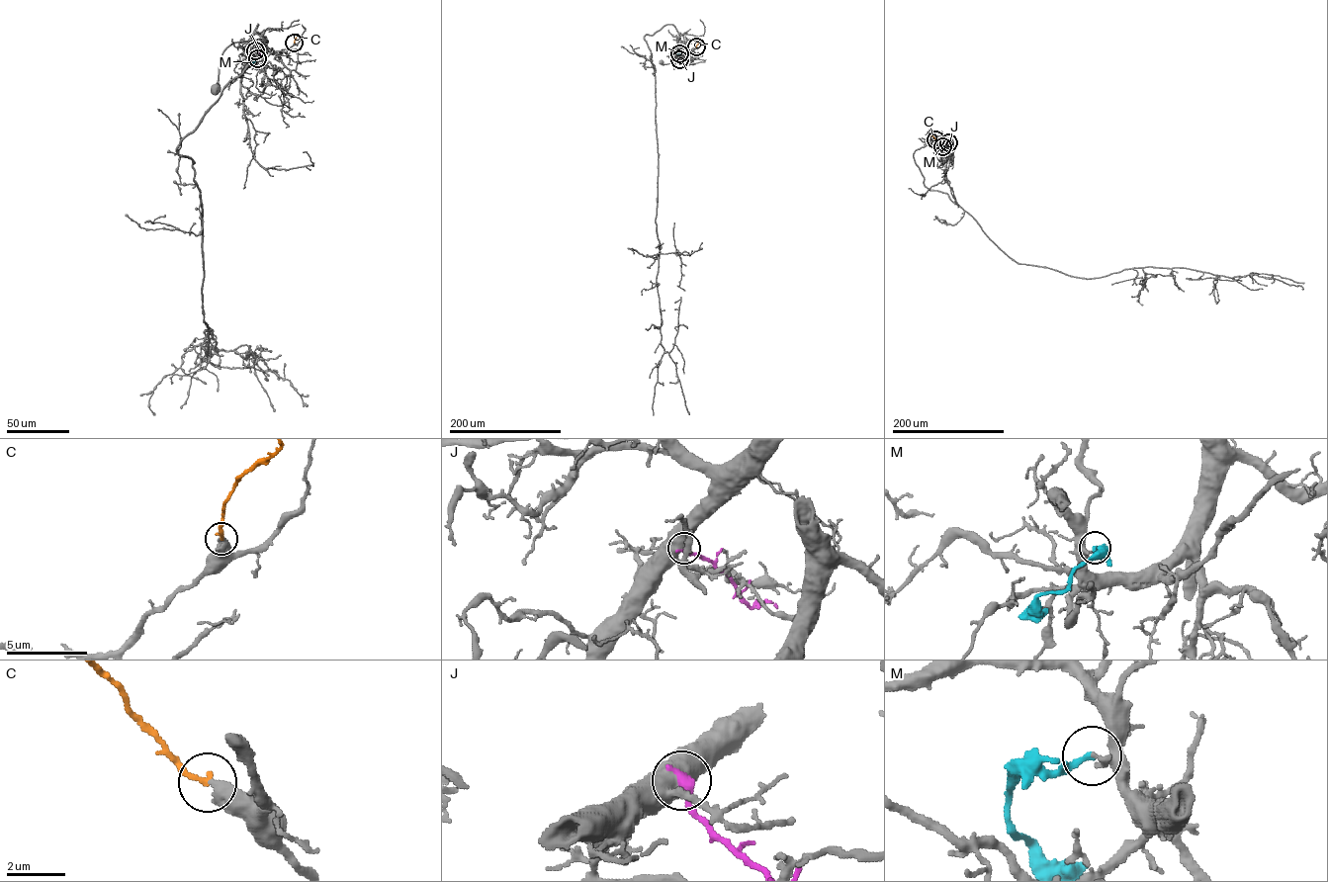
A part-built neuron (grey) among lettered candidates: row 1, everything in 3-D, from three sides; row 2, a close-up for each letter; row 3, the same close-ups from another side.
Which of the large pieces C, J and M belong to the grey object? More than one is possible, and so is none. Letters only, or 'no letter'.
C

